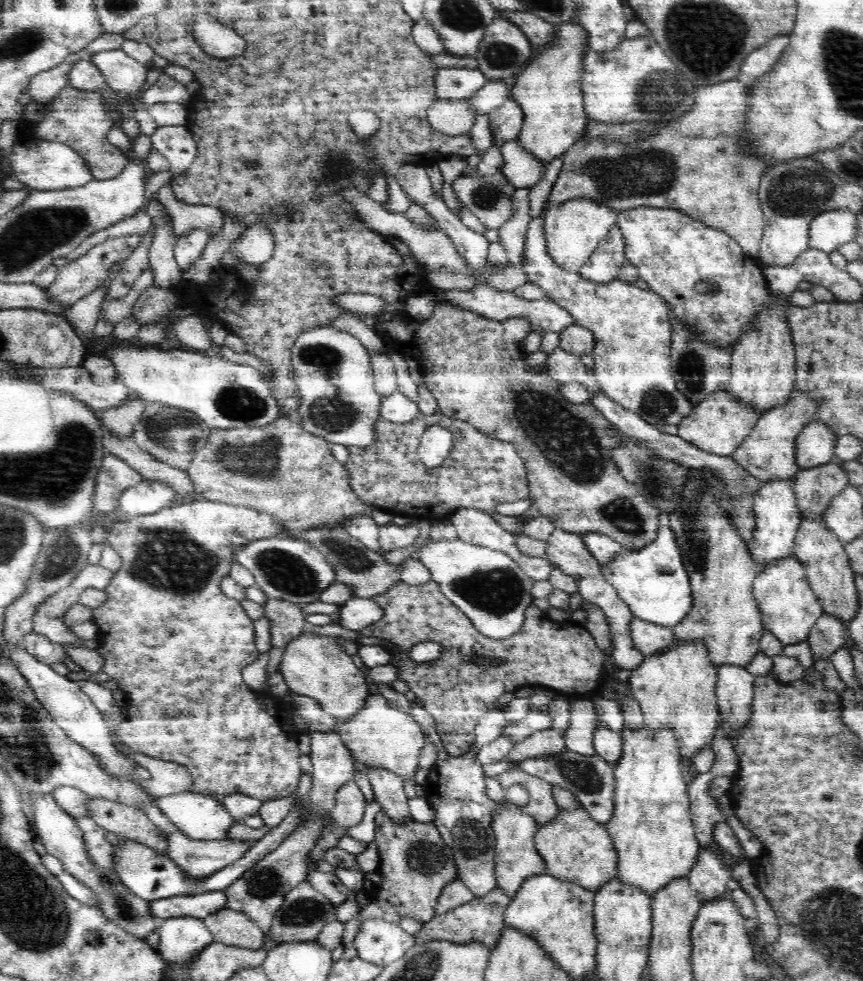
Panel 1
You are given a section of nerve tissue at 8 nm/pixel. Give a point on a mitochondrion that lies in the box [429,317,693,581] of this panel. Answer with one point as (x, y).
(568, 441)

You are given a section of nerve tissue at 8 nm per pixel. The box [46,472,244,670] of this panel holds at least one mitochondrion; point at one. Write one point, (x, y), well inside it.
(161, 554)

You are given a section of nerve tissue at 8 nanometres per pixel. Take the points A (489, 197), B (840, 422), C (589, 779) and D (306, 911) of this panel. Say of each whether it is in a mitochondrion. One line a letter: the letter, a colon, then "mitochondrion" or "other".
A: mitochondrion
B: other
C: mitochondrion
D: mitochondrion

